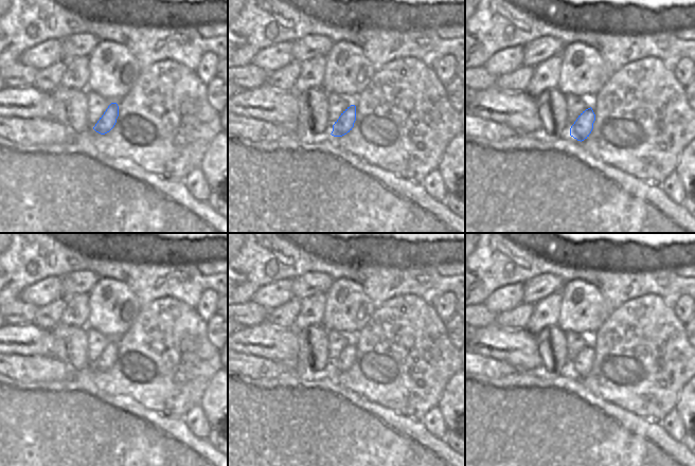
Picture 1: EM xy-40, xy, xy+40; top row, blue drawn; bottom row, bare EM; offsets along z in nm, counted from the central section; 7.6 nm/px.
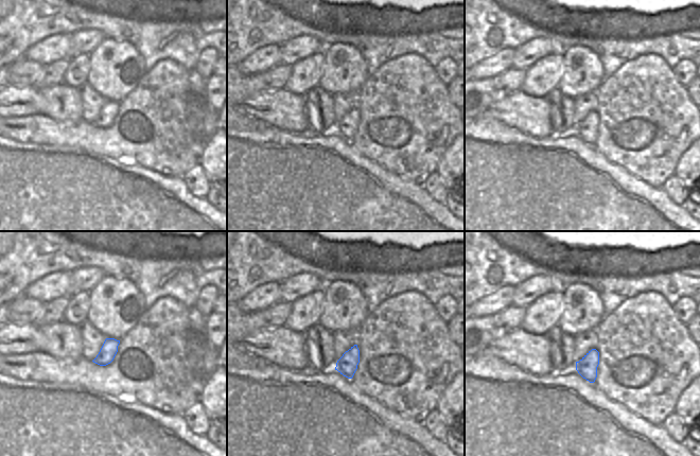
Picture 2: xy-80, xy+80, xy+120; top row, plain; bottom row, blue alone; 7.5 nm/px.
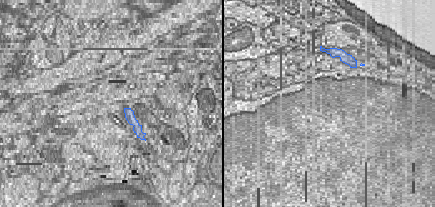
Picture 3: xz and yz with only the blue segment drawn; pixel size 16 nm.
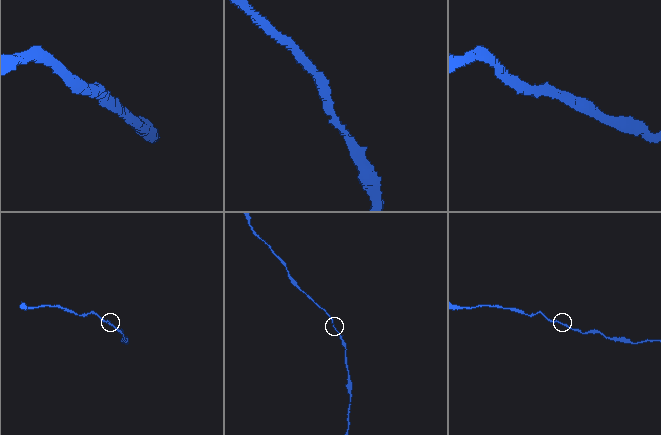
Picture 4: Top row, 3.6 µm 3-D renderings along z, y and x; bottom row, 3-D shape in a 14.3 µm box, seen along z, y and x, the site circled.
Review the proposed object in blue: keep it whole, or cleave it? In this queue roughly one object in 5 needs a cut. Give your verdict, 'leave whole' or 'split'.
leave whole

